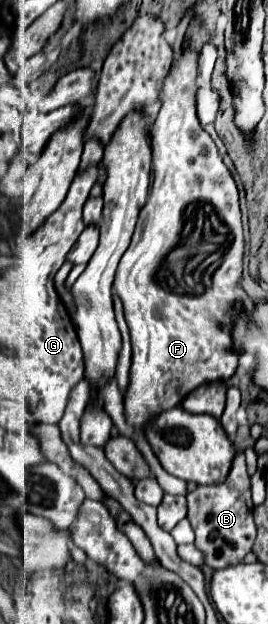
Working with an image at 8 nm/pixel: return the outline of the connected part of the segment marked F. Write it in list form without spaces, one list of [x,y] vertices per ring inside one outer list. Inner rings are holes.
[[[186,49],[172,65],[162,93],[162,109],[152,125],[152,169],[154,183],[150,189],[150,197],[140,211],[140,219],[132,237],[130,247],[120,259],[114,291],[124,303],[124,317],[130,329],[132,341],[132,365],[130,365],[130,383],[124,391],[124,417],[128,425],[144,431],[144,427],[162,411],[178,407],[188,393],[206,383],[222,381],[226,383],[238,369],[240,353],[234,349],[234,339],[230,335],[232,325],[240,317],[244,307],[244,297],[238,291],[242,279],[242,263],[244,263],[244,231],[240,219],[238,205],[238,187],[232,179],[232,173],[224,165],[218,147],[212,137],[202,129],[196,117],[196,77],[198,77],[198,53]],[[194,205],[194,215],[202,217],[202,223],[216,221],[218,235],[222,235],[222,263],[212,275],[212,283],[216,289],[180,289],[184,277],[180,271],[170,269],[168,255],[182,243],[184,231],[184,215],[186,209]]]

